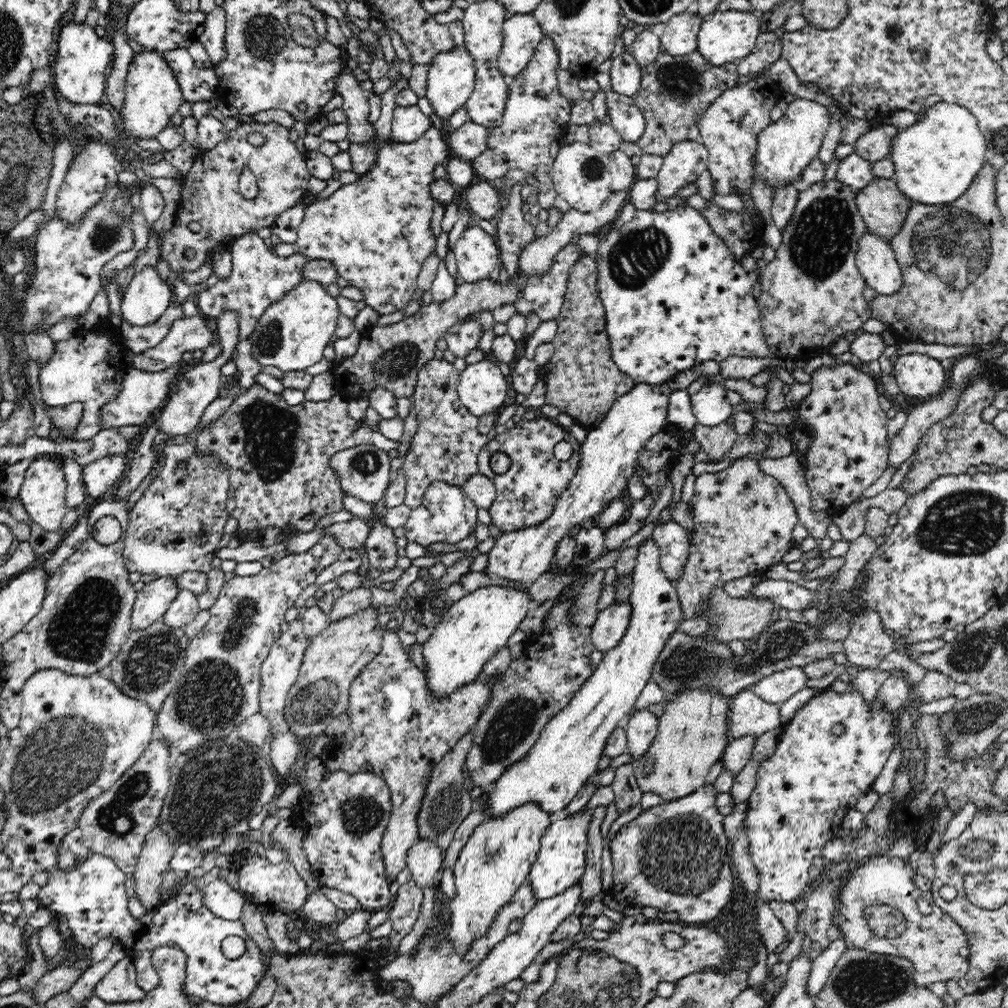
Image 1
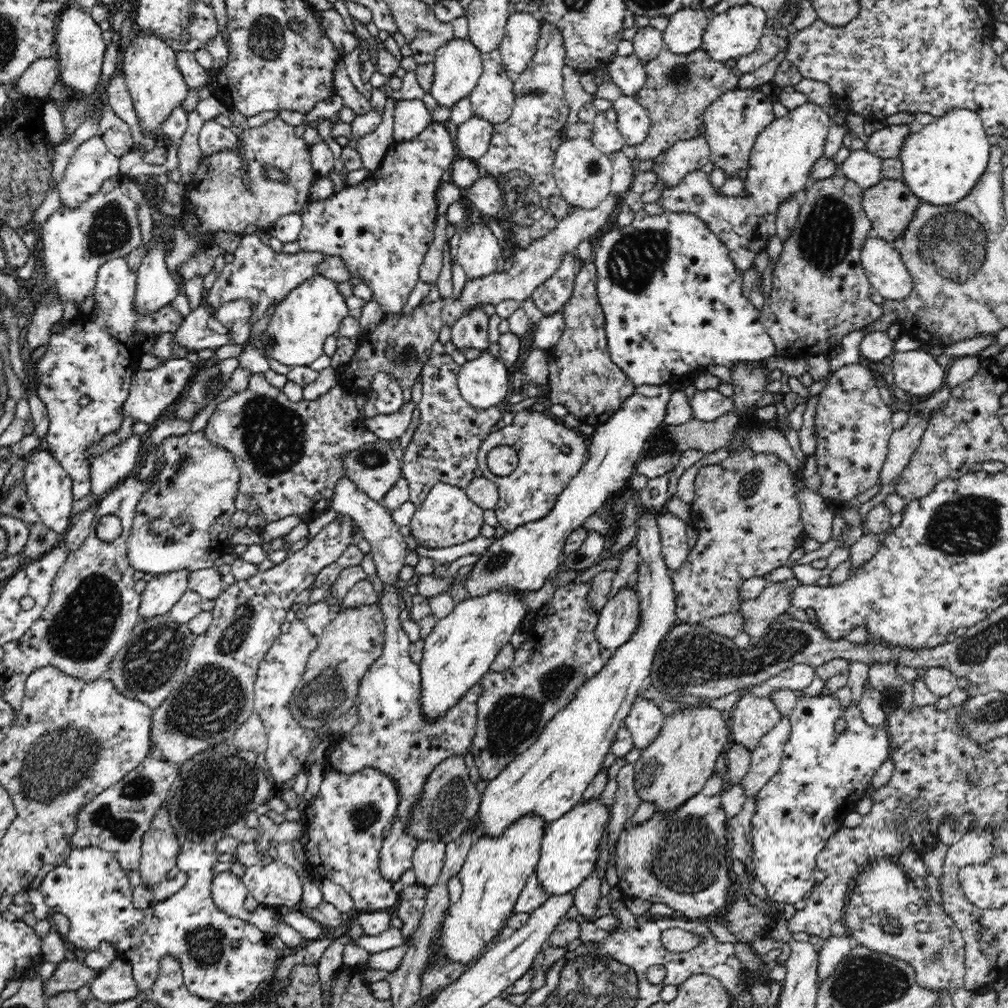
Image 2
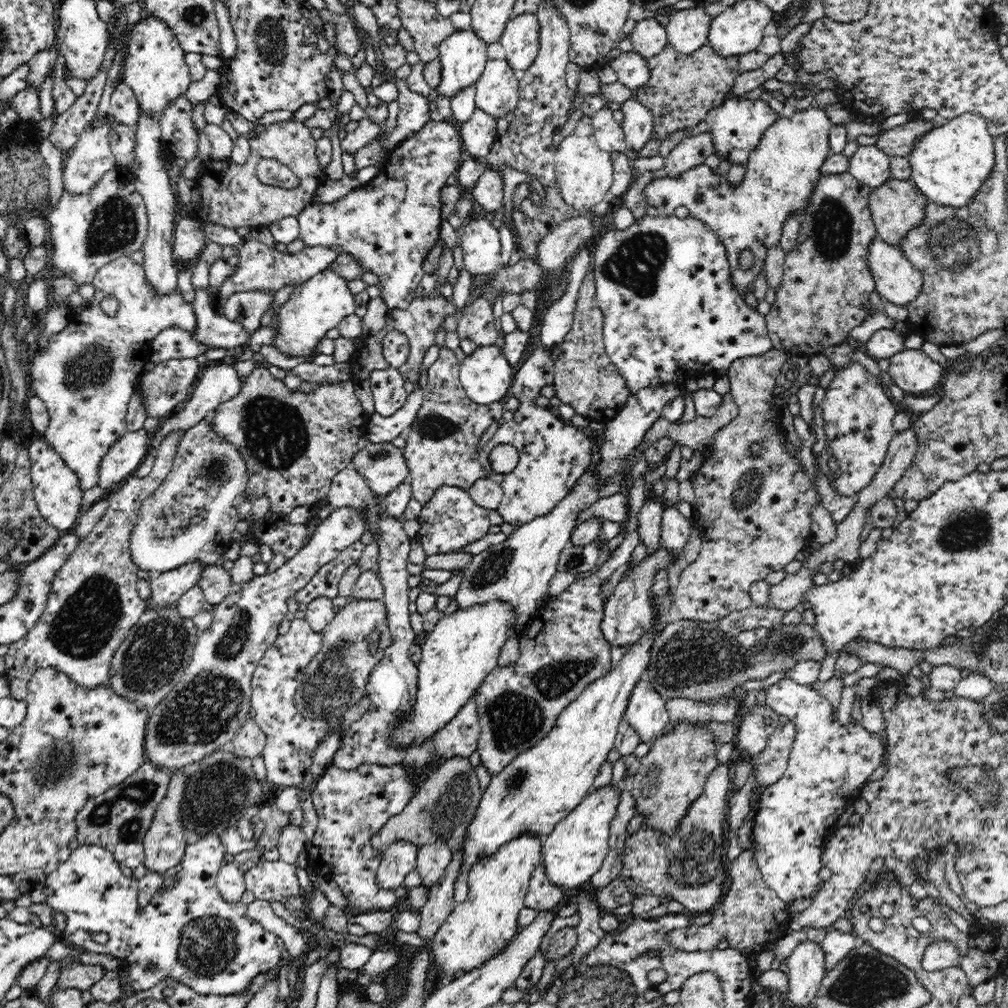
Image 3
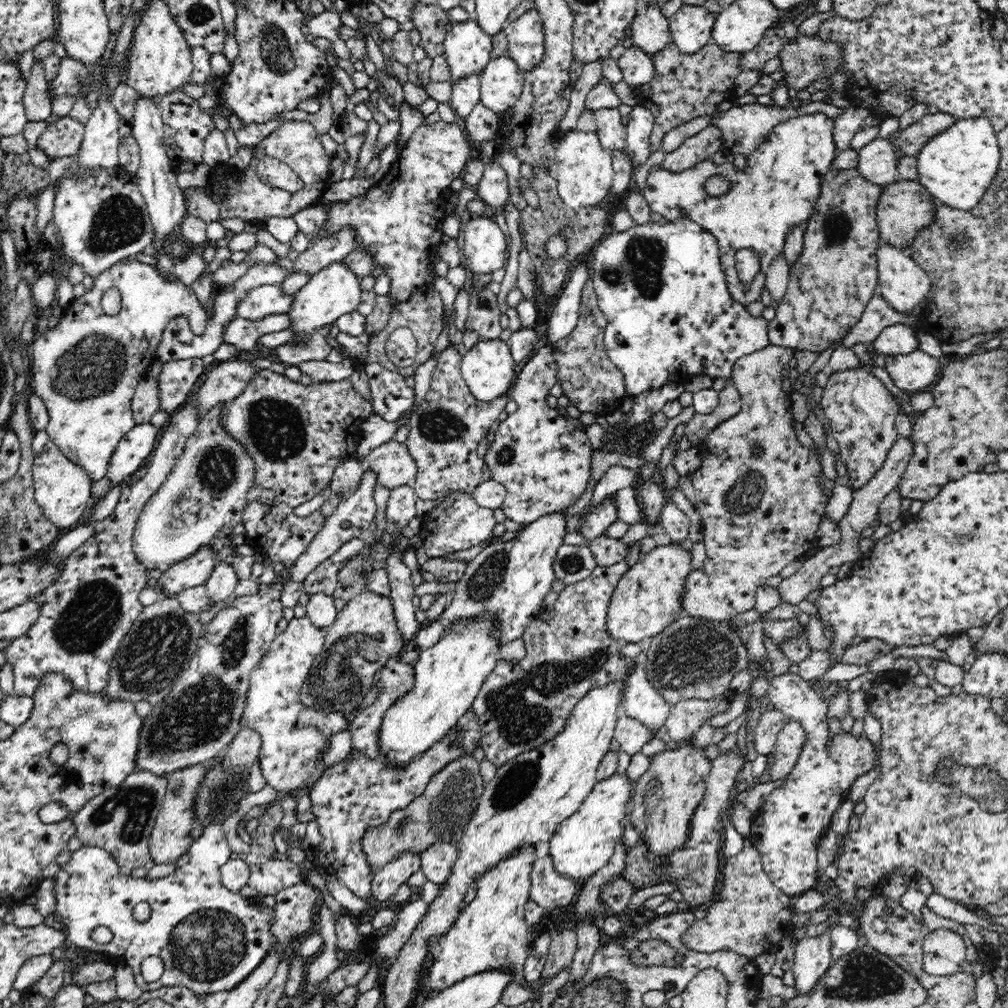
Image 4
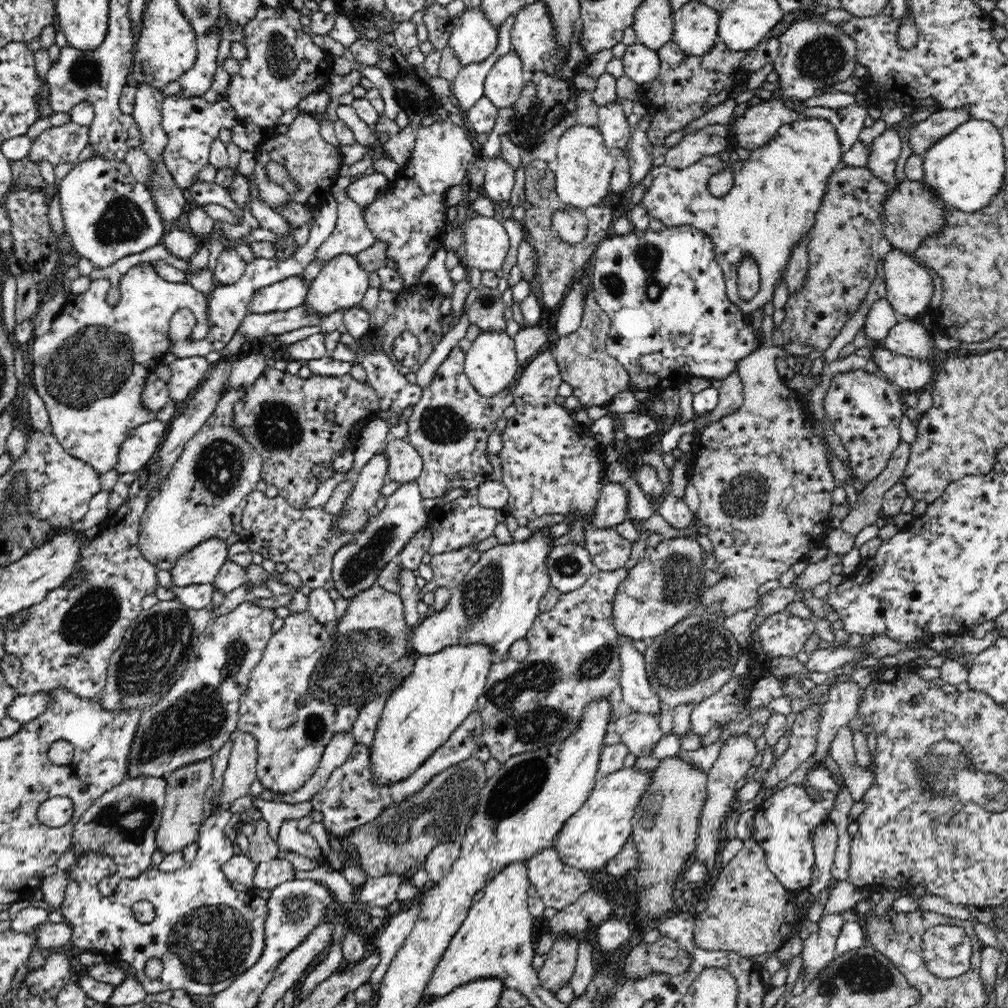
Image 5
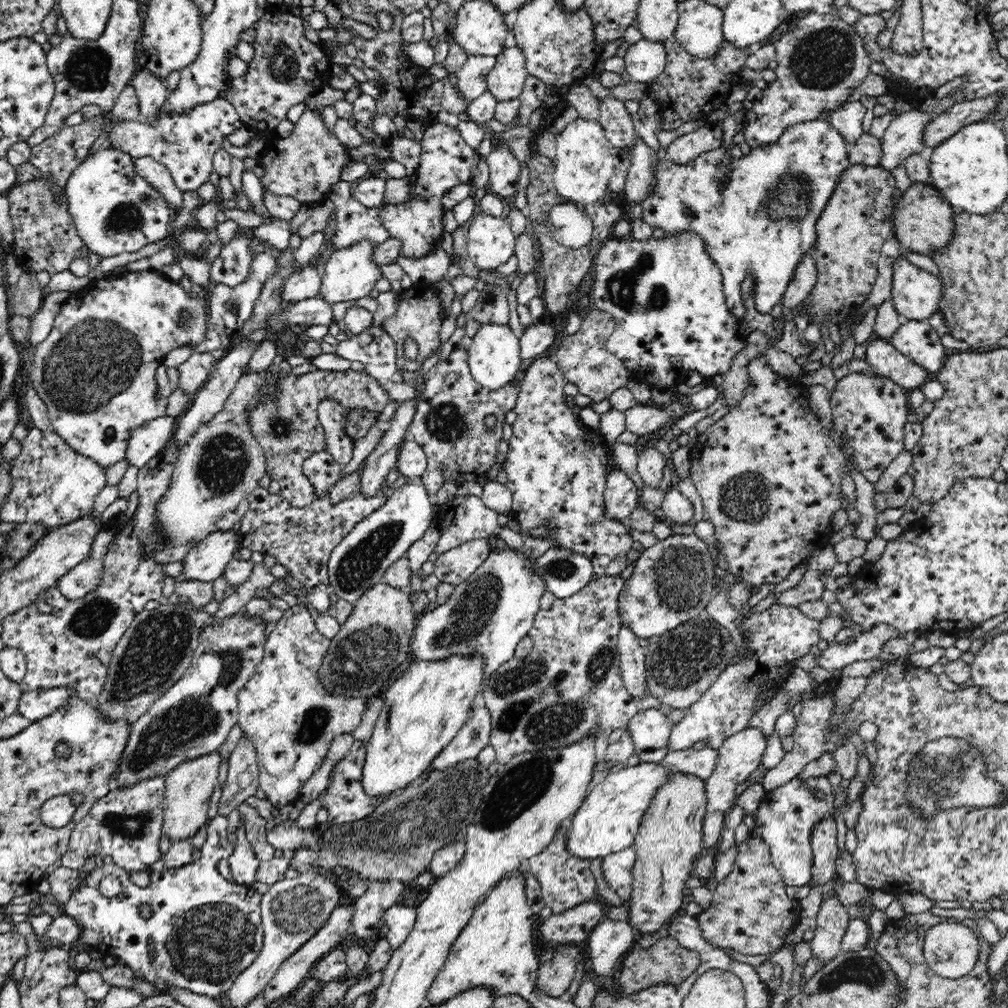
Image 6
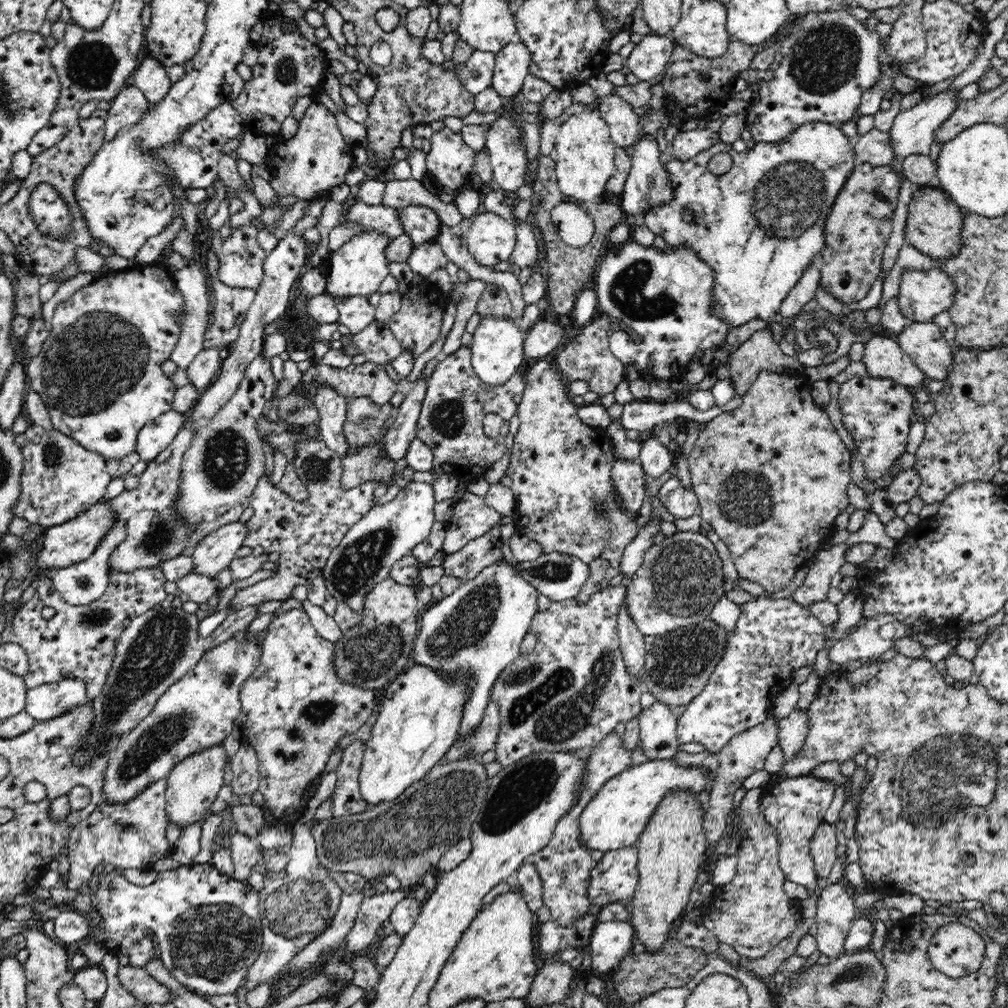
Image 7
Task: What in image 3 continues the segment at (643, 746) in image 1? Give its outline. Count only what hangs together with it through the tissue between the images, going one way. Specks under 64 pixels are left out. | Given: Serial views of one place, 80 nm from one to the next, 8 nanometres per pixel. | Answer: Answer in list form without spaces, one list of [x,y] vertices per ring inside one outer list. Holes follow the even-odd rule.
[[[640,679],[636,686],[630,692],[630,700],[626,706],[625,715],[623,716],[639,732],[641,742],[648,742],[657,739],[663,735],[663,728],[669,720],[666,699],[652,687],[647,687],[646,683]]]

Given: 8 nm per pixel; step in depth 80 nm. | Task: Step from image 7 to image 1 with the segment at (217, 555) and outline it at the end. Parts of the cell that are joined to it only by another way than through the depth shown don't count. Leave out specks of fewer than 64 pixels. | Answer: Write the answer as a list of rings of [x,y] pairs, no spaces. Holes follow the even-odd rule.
[[[175,576],[158,577],[137,592],[131,614],[133,630],[146,628],[148,624],[163,618],[169,604],[178,596],[181,588]]]

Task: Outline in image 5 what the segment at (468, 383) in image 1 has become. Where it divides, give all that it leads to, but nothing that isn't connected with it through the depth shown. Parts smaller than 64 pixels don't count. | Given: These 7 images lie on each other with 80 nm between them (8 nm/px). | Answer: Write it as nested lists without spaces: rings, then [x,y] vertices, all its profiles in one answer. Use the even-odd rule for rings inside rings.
[[[482,330],[465,352],[464,369],[472,387],[484,397],[492,397],[516,382],[520,361],[514,339],[505,330]]]

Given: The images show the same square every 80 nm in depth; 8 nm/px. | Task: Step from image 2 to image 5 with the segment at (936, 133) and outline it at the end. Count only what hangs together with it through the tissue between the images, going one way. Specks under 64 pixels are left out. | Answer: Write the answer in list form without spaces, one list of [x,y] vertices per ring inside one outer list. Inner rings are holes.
[[[970,119],[926,151],[924,181],[948,208],[967,213],[986,208],[1003,190],[1006,156],[1001,129],[988,120]]]

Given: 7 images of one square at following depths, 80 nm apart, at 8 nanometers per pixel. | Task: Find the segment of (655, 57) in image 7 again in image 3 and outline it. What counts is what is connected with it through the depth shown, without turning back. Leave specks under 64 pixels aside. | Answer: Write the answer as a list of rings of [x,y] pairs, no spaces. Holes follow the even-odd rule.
[[[635,49],[624,51],[617,58],[610,58],[609,62],[618,75],[618,81],[628,86],[633,92],[646,84],[650,78],[651,72],[647,58],[644,58]]]

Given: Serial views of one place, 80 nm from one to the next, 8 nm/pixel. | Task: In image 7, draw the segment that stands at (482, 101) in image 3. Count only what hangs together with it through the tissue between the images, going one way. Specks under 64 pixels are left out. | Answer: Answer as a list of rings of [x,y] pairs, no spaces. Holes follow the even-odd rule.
[[[523,41],[504,45],[495,52],[495,67],[491,86],[504,99],[514,96],[523,87],[523,81],[530,74],[531,54]]]

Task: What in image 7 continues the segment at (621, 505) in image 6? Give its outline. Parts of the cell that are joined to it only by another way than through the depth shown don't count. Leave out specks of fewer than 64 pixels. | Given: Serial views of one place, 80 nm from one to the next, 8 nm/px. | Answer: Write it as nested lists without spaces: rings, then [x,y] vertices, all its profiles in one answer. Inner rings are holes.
[[[616,457],[611,475],[618,497],[624,503],[624,509],[638,514],[646,502],[646,487],[649,485],[649,479],[646,478],[639,459]]]

